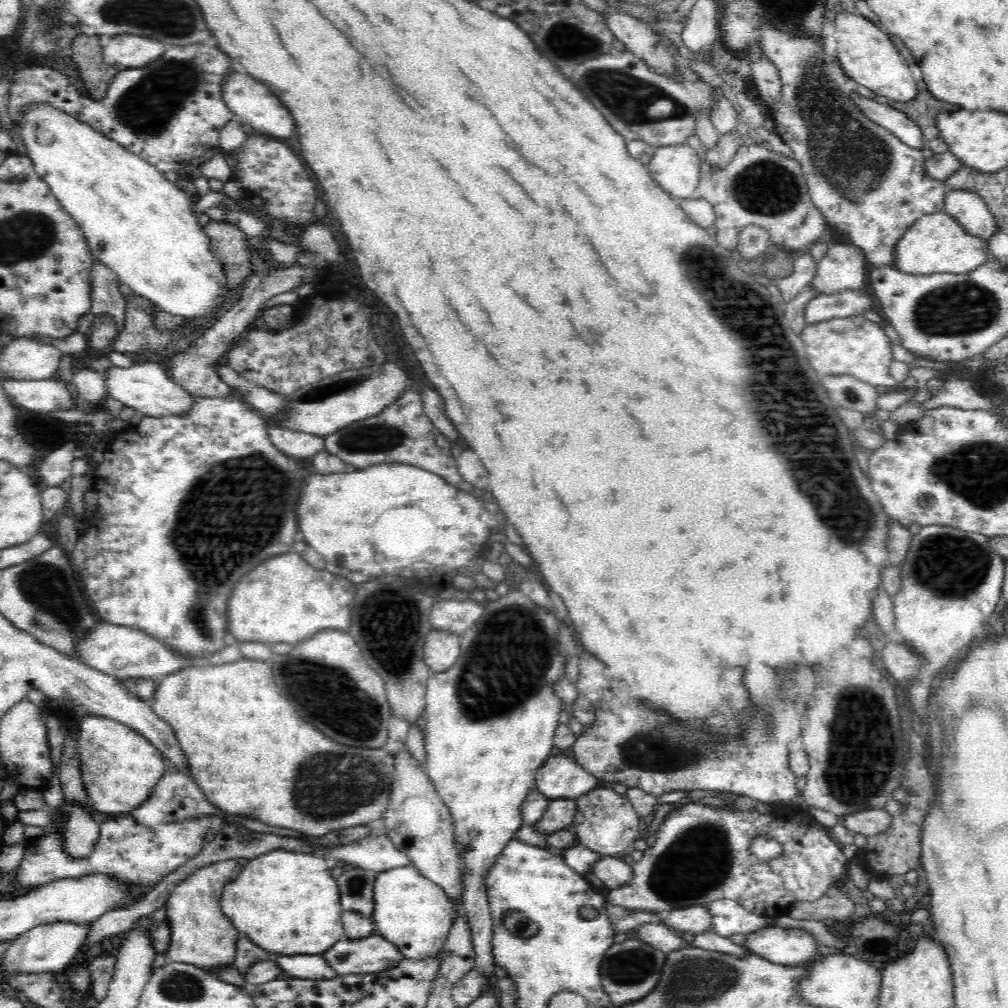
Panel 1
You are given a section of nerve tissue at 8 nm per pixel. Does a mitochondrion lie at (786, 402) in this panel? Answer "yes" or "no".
yes

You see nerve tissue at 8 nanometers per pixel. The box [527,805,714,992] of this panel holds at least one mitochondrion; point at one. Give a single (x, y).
(634, 965)

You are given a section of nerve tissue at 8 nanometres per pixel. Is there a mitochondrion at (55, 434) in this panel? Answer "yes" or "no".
no

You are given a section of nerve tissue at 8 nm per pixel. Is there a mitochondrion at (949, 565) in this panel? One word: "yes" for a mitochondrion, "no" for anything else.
yes

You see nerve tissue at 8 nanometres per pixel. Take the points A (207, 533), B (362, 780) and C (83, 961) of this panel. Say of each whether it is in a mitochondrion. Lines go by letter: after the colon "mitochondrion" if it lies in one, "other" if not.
A: mitochondrion
B: mitochondrion
C: other

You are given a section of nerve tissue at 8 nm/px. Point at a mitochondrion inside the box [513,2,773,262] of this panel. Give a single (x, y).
(633, 101)

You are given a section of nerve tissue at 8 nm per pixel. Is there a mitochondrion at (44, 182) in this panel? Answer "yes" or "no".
no

